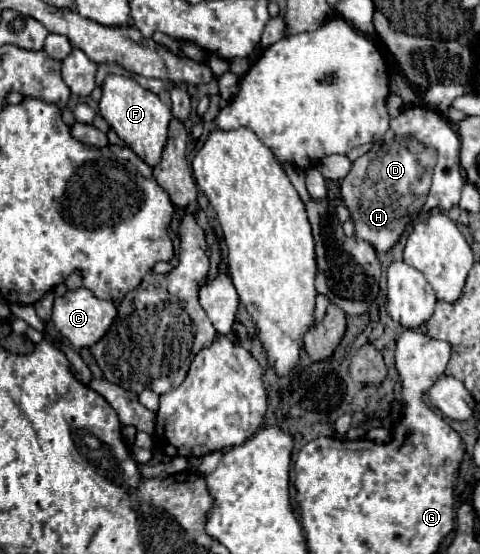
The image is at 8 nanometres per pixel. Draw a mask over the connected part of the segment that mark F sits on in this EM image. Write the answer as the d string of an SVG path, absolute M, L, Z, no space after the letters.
M108 75L102 85L102 99L100 99L100 115L108 121L108 125L116 131L116 135L138 155L142 161L146 161L150 167L154 167L160 161L168 123L172 119L170 107L160 101L160 97L142 85L138 85L134 79L124 75Z

